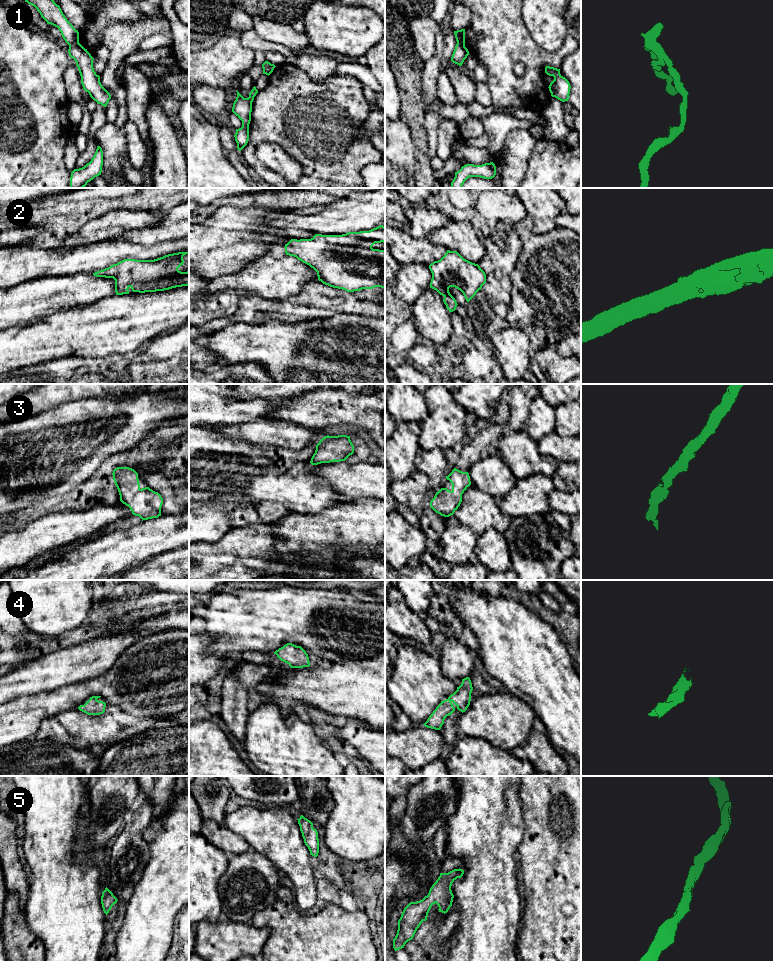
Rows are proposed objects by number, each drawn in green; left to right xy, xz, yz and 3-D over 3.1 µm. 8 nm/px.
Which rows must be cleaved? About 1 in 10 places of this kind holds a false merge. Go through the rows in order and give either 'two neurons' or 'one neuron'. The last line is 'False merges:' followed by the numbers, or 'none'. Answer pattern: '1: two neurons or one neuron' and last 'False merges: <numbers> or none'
1: one neuron
2: one neuron
3: one neuron
4: one neuron
5: one neuron
False merges: none

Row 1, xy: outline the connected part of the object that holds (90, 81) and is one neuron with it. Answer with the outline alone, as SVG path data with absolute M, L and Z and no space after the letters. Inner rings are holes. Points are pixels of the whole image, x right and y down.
M25 0L25 2L34 6L47 24L51 24L59 29L63 39L69 45L69 56L76 62L83 89L89 93L90 97L97 104L106 107L111 99L111 95L102 86L100 76L94 71L94 58L79 43L78 30L67 20L60 6L54 0Z

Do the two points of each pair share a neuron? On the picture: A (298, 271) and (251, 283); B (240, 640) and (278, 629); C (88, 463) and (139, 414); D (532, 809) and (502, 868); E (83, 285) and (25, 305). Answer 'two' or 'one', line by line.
A: one
B: one
C: one
D: two
E: one

